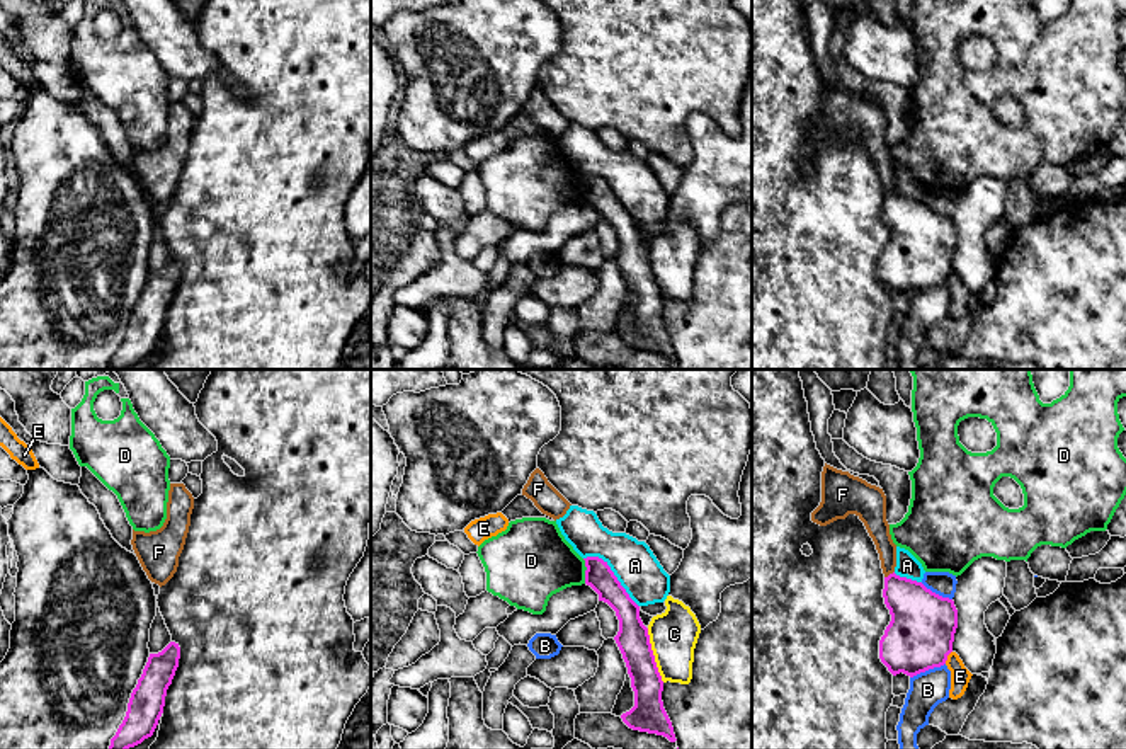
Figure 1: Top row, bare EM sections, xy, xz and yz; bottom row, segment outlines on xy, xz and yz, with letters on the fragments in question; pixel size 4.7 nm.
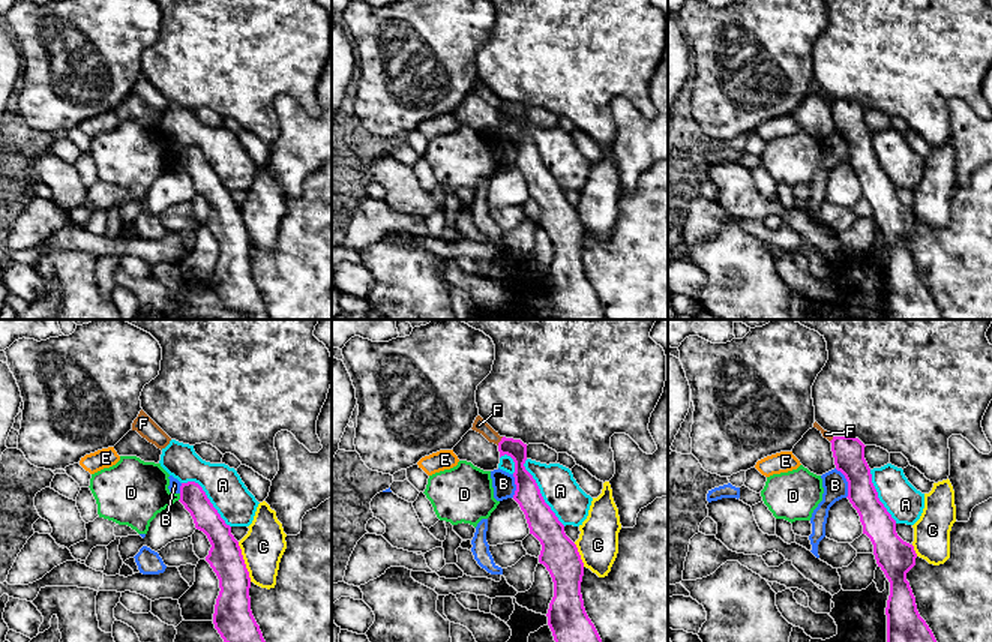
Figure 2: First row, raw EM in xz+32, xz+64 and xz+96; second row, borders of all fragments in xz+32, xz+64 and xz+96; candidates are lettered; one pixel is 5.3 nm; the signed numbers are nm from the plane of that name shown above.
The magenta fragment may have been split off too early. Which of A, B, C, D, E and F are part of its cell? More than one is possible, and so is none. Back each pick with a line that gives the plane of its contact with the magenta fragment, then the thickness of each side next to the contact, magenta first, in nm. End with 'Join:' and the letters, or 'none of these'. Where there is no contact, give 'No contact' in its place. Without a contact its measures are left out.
Join: none of these

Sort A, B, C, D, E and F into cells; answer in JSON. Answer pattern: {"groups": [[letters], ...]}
{"groups": [["A"], ["B"], ["C"], ["D"], ["E"], ["F"]]}

